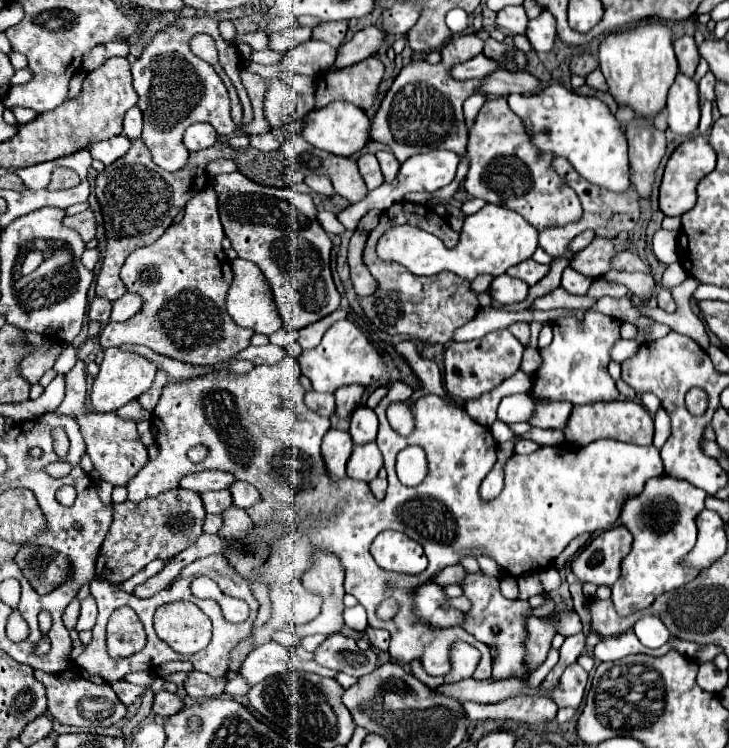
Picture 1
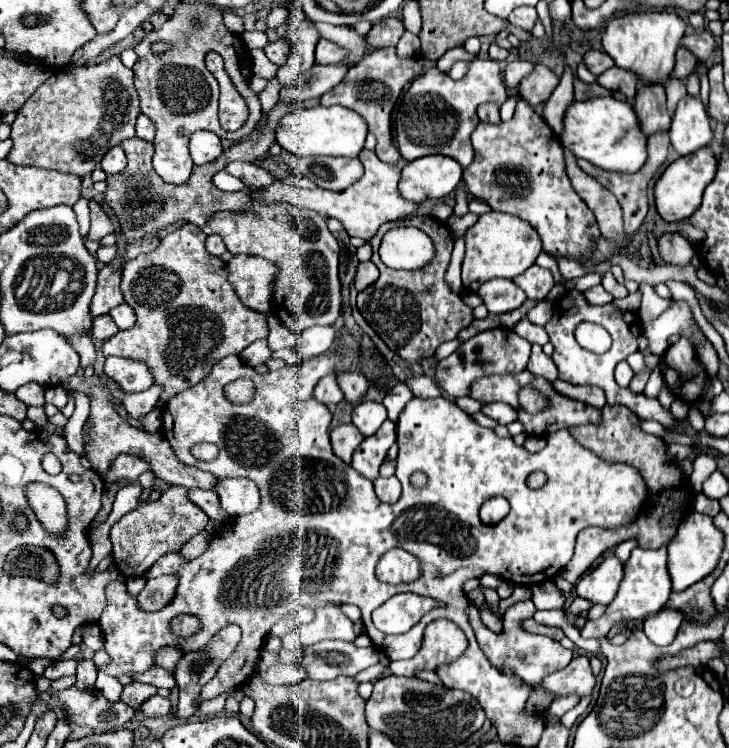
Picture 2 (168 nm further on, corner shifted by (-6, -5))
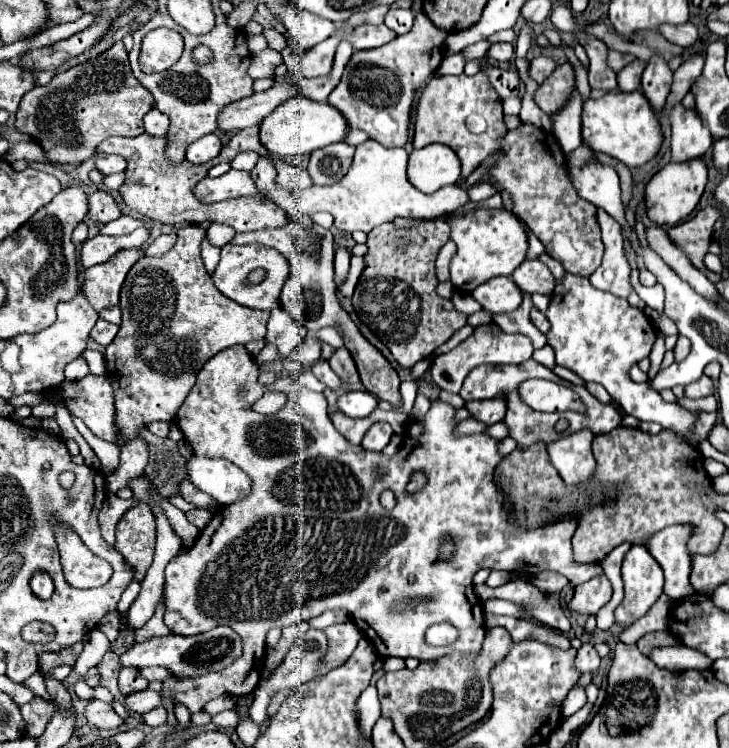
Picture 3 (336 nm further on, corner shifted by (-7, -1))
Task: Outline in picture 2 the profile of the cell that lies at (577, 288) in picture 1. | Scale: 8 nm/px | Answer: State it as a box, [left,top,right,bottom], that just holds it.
[583,286,613,306]

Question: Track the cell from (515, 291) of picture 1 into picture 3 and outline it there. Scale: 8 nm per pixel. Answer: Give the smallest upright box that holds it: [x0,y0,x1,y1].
[472,278,522,314]

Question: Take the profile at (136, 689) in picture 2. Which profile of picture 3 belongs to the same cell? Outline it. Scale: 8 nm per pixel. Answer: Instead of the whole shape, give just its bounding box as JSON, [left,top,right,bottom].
[118,666,148,696]

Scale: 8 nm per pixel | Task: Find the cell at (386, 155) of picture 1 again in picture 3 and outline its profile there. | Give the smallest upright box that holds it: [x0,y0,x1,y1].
[328,12,448,148]

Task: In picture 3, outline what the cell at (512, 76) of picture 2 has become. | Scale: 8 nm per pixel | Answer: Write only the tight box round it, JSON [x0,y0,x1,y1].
[530,56,556,84]

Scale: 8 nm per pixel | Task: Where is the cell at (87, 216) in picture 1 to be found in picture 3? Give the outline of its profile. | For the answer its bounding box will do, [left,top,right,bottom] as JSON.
[88,190,122,224]

